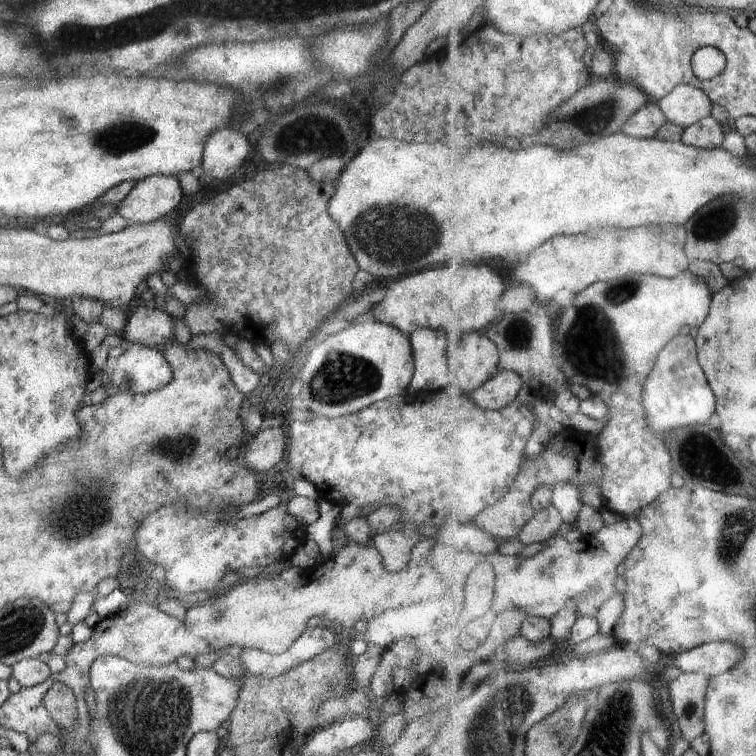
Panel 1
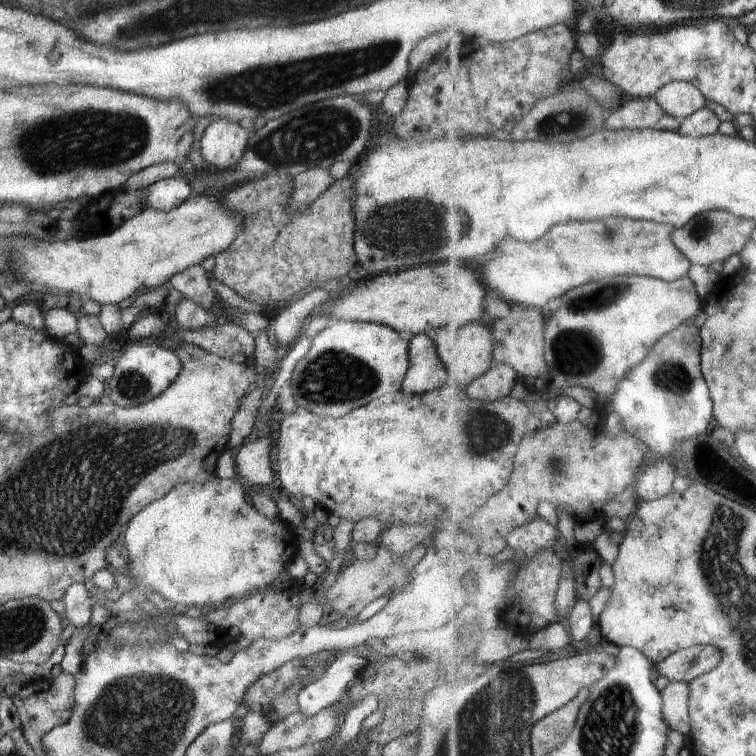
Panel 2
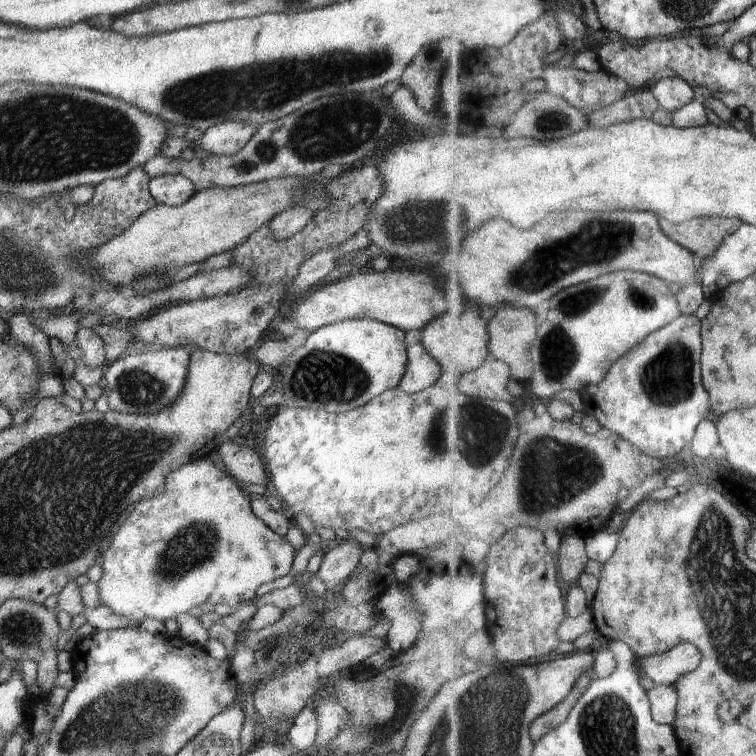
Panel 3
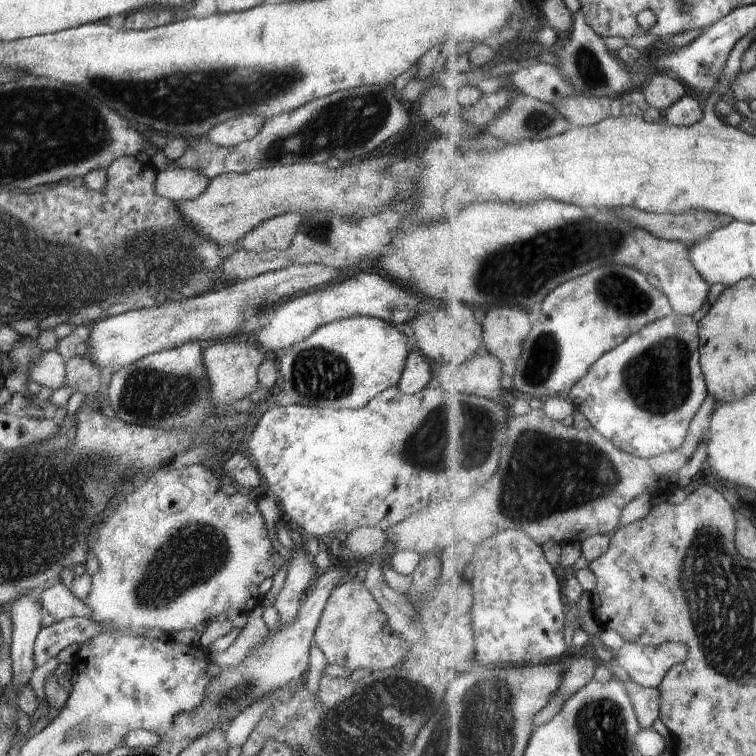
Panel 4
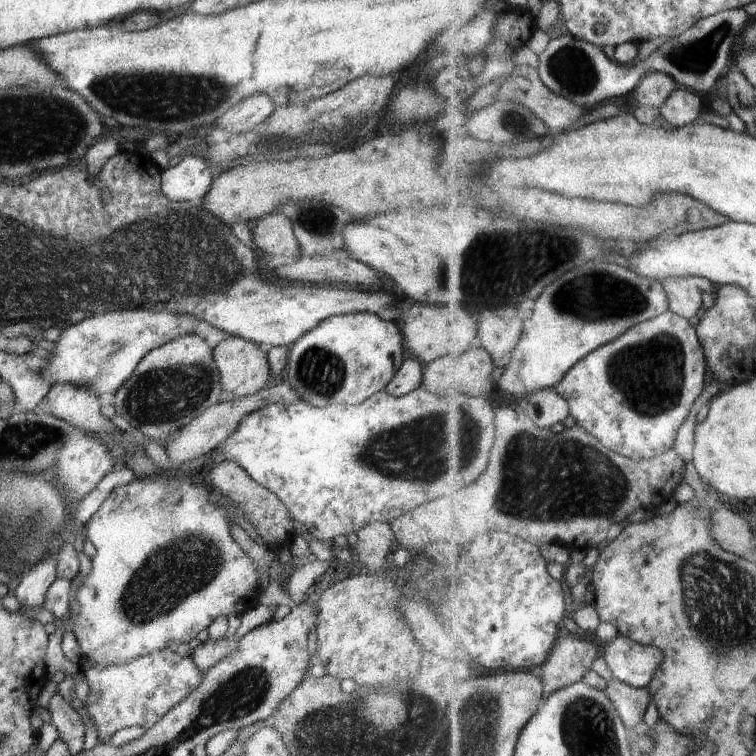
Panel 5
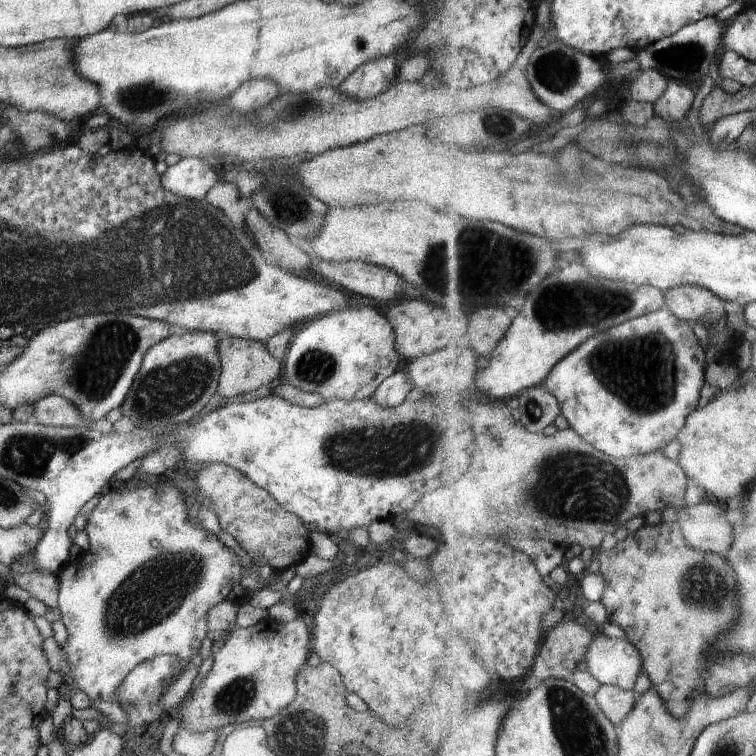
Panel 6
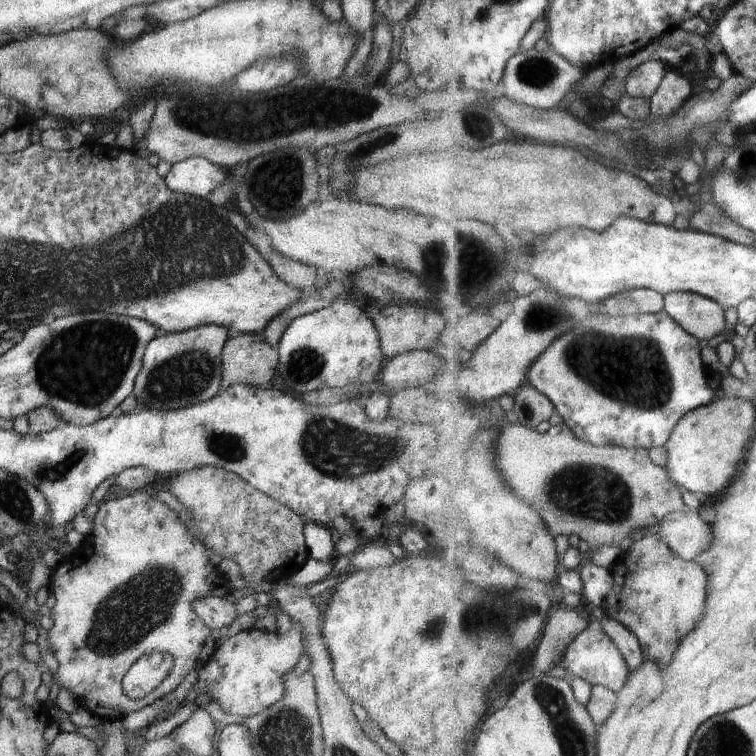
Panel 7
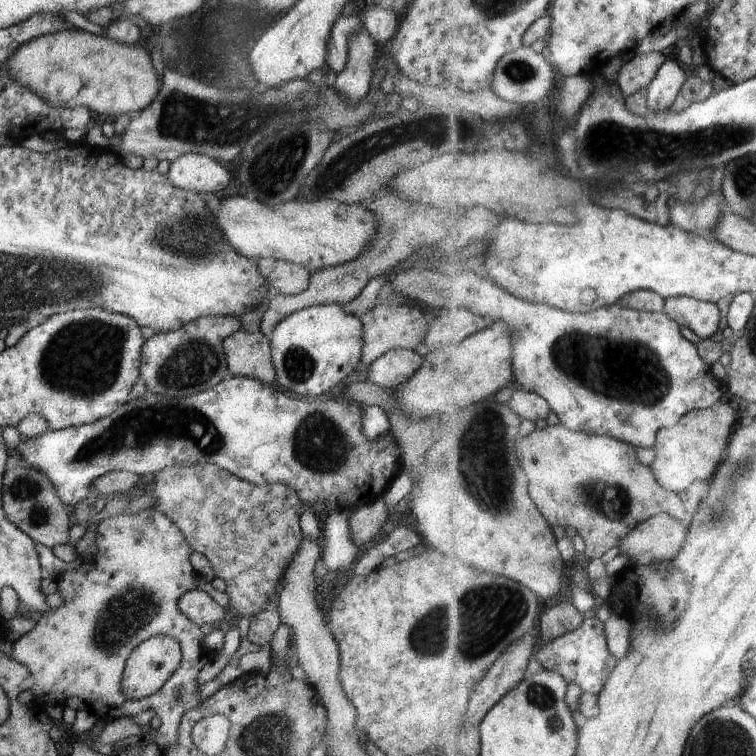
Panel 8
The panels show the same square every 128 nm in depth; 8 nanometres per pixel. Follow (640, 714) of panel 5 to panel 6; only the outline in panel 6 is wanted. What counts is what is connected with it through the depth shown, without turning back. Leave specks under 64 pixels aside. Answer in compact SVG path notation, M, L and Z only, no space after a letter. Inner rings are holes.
M603 684L595 698L614 724L622 724L632 714L636 702L642 697L635 690L626 690L614 684Z

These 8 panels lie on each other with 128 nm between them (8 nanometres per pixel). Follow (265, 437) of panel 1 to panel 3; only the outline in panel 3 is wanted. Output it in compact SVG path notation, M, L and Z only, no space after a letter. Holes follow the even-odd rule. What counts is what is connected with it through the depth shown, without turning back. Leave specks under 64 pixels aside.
M230 440L222 442L218 450L218 460L224 463L228 475L246 483L270 486L261 453L246 446L236 446Z

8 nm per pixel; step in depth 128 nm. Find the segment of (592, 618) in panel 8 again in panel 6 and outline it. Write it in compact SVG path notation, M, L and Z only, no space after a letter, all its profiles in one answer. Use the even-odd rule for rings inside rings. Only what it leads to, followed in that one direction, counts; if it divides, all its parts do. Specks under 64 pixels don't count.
M600 631L586 656L589 673L603 684L614 684L635 690L640 674L645 671L641 649L629 639L618 640Z

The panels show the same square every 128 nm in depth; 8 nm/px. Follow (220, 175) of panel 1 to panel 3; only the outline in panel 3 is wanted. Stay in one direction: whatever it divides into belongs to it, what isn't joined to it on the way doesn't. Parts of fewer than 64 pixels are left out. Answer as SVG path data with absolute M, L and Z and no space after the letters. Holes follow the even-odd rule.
M232 119L205 130L199 141L199 152L216 156L234 156L252 138L257 126Z

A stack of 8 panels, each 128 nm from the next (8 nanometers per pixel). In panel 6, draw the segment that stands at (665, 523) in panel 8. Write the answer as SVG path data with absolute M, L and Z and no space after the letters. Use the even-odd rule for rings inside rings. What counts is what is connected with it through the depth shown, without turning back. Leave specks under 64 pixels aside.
M712 502L686 508L688 516L680 520L682 532L686 532L686 540L690 540L694 548L726 556L734 542L734 530L724 510Z

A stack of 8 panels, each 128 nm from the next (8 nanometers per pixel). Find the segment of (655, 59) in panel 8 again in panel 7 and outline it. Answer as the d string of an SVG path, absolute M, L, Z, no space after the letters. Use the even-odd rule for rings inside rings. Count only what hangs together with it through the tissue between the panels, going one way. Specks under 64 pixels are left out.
M652 56L629 74L626 94L653 99L665 82L667 71L667 66Z

